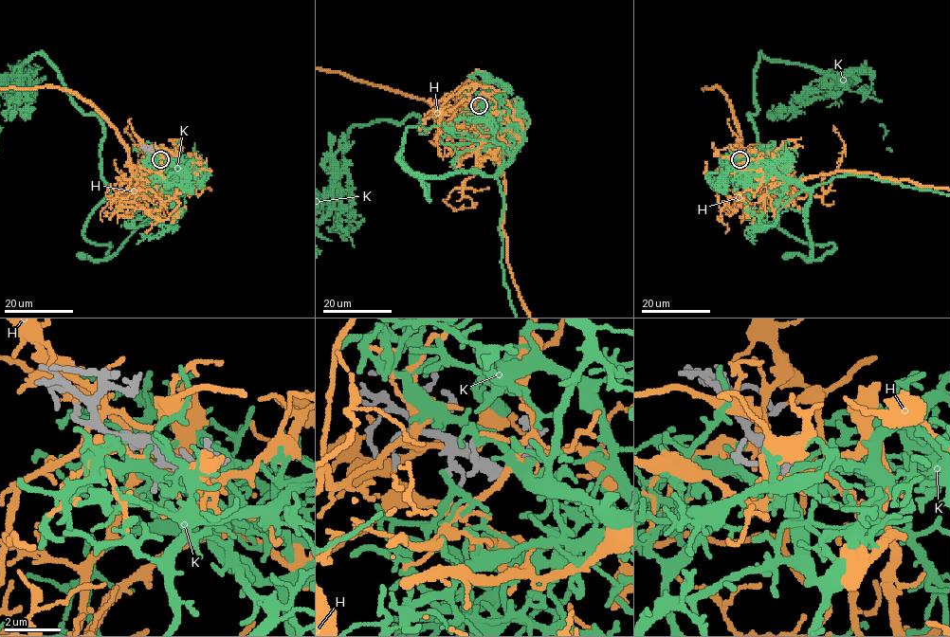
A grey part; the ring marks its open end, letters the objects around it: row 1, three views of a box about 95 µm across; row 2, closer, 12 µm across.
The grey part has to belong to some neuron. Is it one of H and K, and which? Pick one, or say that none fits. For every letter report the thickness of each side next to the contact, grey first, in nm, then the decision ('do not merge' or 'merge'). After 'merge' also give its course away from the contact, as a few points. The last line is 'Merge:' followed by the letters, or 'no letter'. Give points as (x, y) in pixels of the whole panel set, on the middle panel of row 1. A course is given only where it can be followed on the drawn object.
H: 150/220 nm | do not merge
K: 150/260 nm | merge | via (480, 105), (511, 157), (423, 176), (429, 199), (402, 154), (421, 120), (354, 125)
Merge: K

